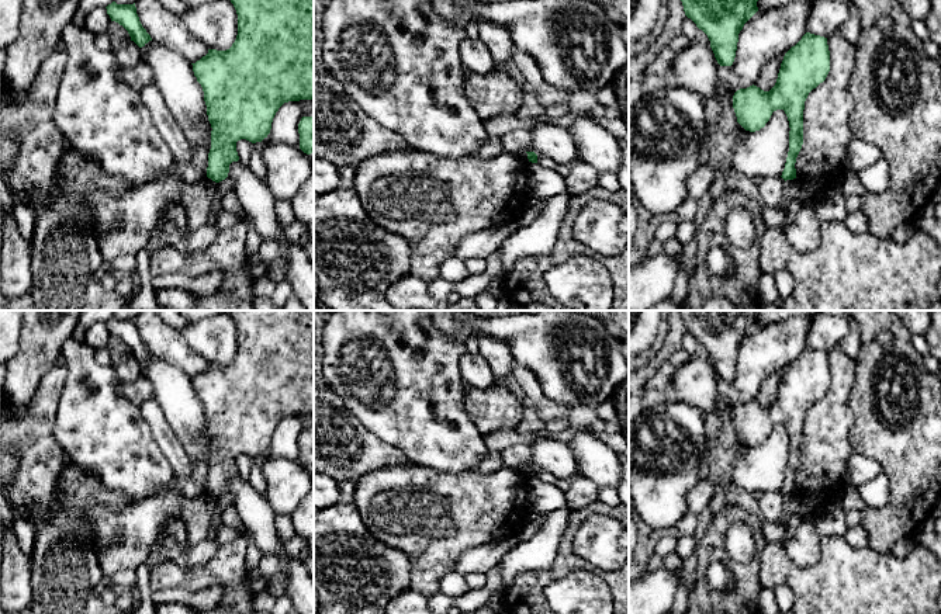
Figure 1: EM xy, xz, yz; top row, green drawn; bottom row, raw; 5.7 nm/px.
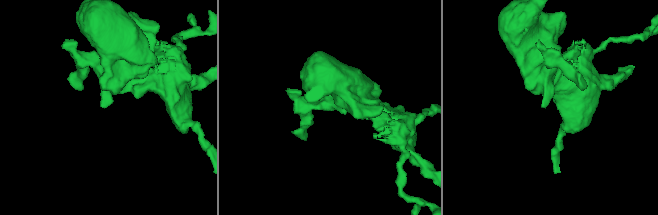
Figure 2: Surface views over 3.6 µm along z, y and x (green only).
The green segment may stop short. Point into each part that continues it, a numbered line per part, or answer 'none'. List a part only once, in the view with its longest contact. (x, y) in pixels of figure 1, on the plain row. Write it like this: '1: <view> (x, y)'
none

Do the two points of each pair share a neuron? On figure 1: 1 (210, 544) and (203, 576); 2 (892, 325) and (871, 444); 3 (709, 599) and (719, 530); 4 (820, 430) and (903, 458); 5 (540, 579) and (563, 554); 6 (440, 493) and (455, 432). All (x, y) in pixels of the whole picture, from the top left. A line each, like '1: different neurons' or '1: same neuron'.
1: different neurons
2: same neuron
3: same neuron
4: different neurons
5: same neuron
6: different neurons

